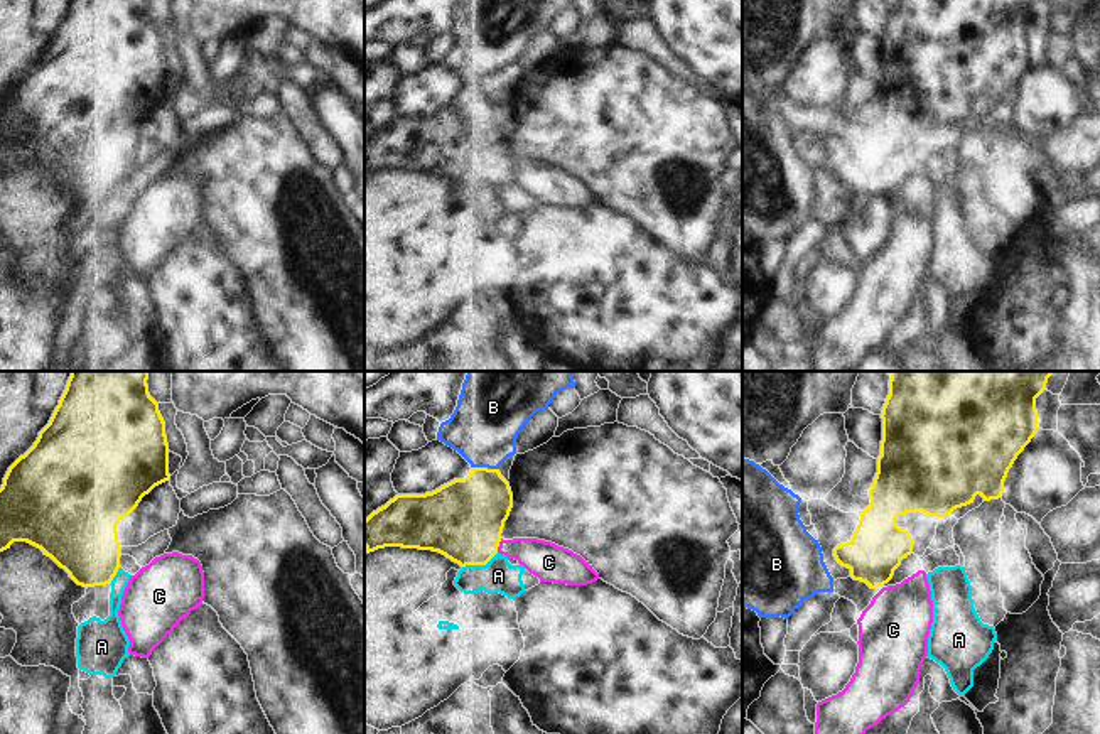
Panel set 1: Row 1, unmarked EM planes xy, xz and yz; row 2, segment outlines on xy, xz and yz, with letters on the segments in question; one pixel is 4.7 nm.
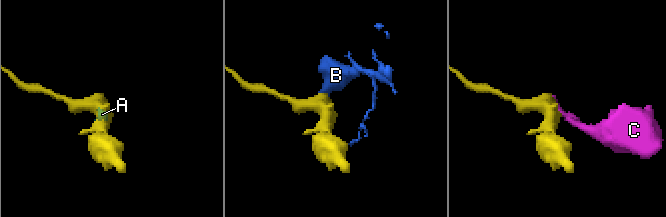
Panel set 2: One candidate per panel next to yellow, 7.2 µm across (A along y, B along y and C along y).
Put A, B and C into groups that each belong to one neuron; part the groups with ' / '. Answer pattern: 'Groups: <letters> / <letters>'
Groups: A / B / C.

